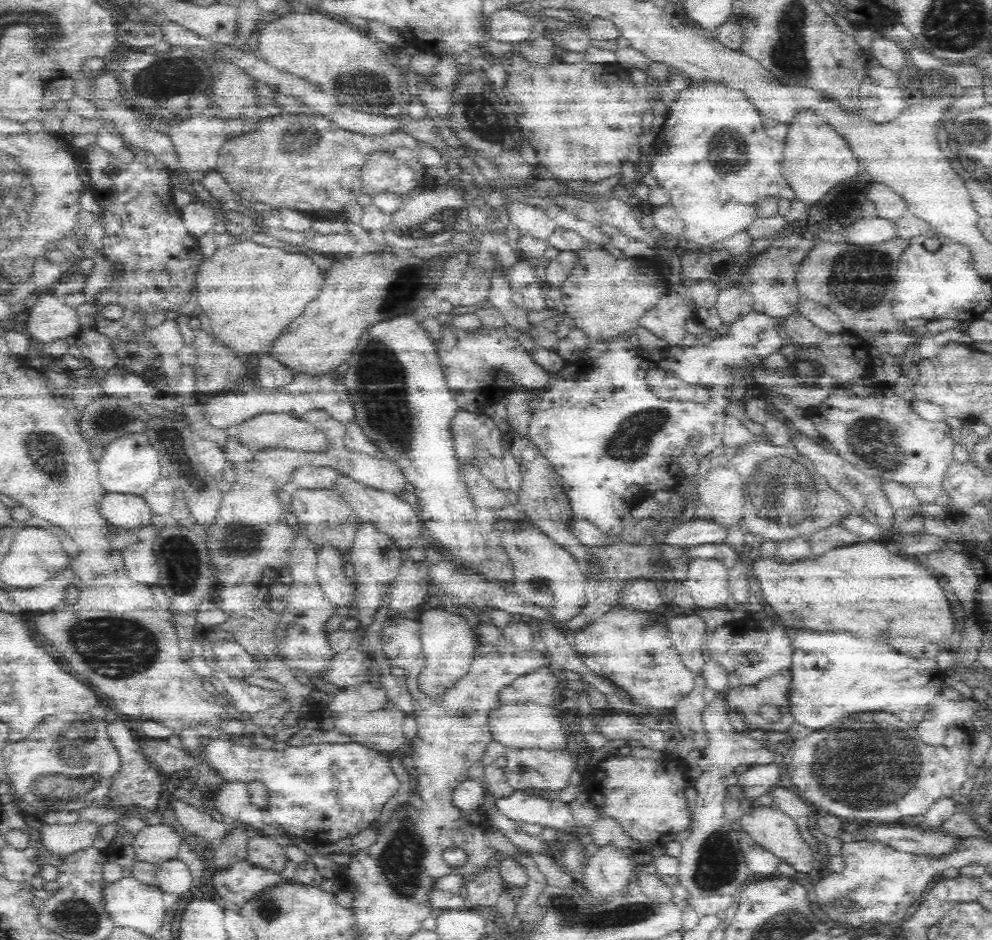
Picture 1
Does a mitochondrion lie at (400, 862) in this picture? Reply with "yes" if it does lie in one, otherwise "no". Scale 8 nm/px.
yes

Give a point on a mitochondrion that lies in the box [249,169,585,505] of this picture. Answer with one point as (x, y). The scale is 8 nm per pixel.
(380, 379)

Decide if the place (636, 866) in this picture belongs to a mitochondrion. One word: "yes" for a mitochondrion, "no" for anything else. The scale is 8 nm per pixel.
no

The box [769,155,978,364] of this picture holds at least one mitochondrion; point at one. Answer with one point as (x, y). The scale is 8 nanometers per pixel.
(857, 280)

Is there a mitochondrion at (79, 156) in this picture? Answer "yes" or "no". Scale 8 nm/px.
no

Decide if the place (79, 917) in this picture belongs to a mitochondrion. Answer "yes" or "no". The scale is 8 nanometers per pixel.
yes

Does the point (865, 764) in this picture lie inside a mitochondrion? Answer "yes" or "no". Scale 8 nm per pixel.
yes

